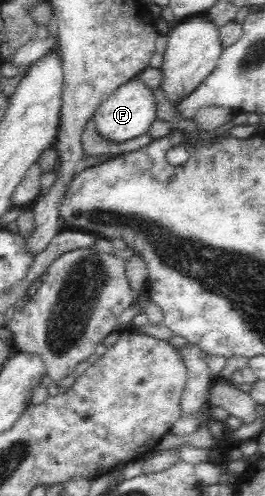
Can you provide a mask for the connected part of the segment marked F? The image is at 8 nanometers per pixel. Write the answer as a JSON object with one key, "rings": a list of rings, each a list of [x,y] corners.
{"rings":[[[138,76],[120,85],[108,99],[100,103],[92,119],[96,123],[98,134],[108,140],[121,142],[147,133],[152,123],[157,120],[156,107],[154,91]]]}

